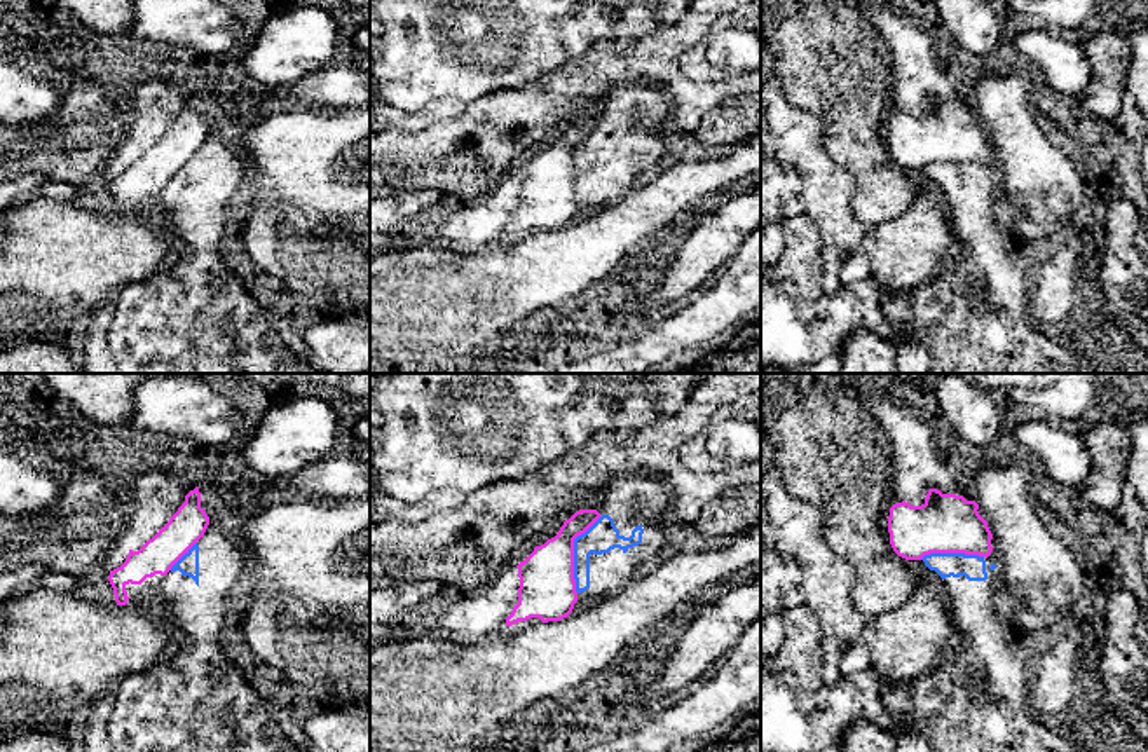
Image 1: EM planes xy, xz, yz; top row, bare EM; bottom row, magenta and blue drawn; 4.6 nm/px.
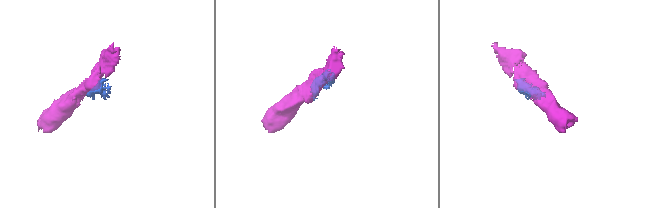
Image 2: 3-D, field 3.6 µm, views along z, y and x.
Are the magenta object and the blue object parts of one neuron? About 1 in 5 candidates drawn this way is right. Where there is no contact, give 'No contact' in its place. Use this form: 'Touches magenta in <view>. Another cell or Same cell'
Touches magenta in xz. Another cell

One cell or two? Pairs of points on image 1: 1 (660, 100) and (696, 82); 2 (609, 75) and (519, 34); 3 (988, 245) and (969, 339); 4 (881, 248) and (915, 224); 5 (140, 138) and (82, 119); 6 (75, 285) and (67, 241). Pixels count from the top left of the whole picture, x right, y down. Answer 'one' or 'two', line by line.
1: two
2: two
3: one
4: one
5: two
6: one

